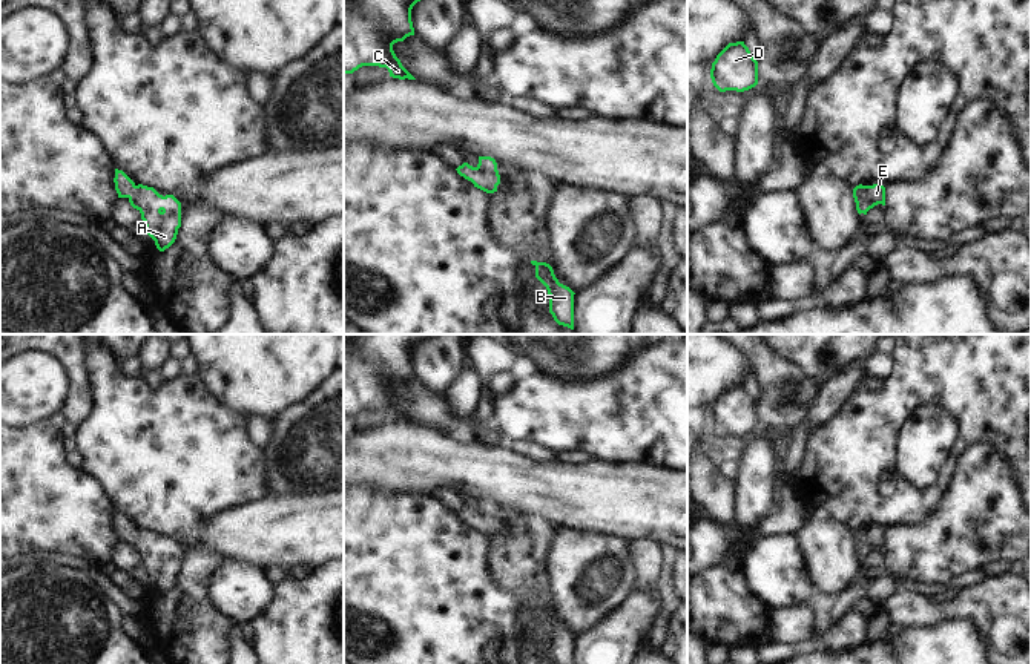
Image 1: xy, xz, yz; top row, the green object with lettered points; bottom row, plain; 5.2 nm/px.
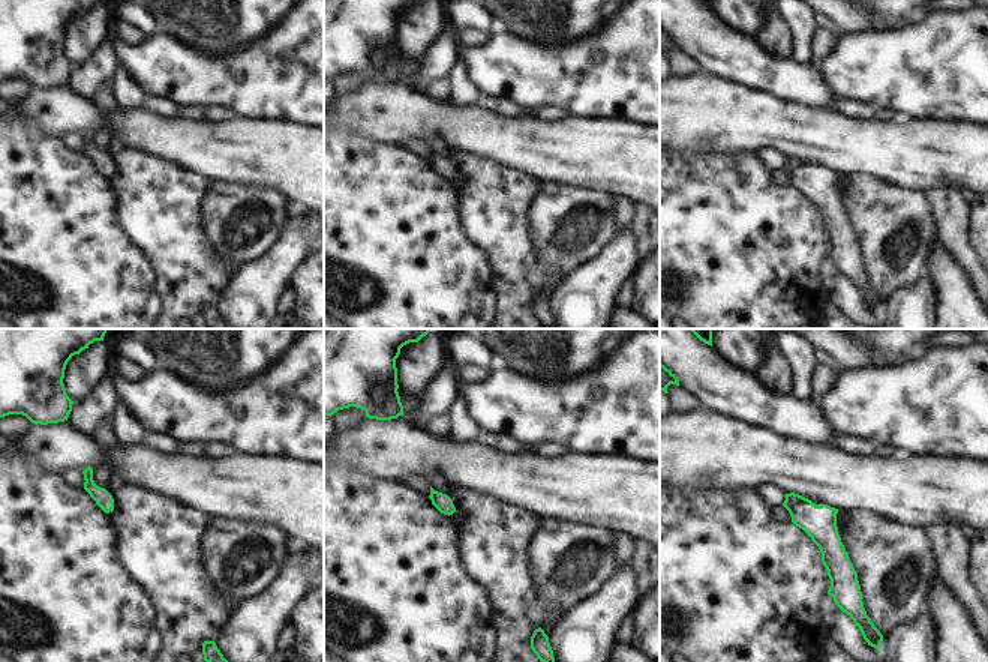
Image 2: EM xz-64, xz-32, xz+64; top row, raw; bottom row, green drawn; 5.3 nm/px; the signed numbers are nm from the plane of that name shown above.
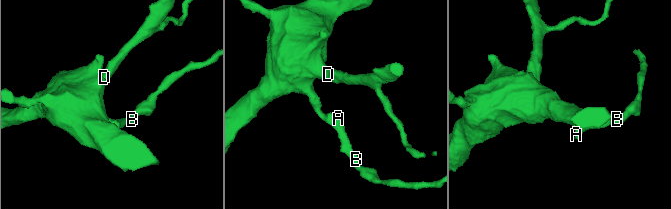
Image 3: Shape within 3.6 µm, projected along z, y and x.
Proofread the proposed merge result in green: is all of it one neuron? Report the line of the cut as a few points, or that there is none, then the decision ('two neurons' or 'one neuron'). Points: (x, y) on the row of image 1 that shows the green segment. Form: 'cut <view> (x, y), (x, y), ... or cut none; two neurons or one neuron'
cut none; one neuron

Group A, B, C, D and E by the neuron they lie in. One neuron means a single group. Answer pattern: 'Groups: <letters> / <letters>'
Groups: A B C D E.

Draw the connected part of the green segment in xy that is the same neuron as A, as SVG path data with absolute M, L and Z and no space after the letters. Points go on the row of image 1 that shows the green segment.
M115 169L118 198L127 198L141 213L147 235L160 251L169 248L181 227L181 202L173 195L160 195L153 187L135 184L123 170Z

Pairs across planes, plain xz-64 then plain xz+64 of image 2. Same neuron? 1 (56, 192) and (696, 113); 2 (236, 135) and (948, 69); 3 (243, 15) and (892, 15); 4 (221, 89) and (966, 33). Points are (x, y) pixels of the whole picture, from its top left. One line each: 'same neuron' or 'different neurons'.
1: different neurons
2: different neurons
3: same neuron
4: same neuron

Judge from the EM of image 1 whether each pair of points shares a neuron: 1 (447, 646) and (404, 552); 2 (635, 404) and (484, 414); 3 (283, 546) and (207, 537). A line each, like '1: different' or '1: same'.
1: same
2: different
3: same

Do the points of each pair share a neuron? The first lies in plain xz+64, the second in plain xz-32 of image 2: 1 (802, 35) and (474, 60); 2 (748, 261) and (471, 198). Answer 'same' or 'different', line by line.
1: different
2: different

